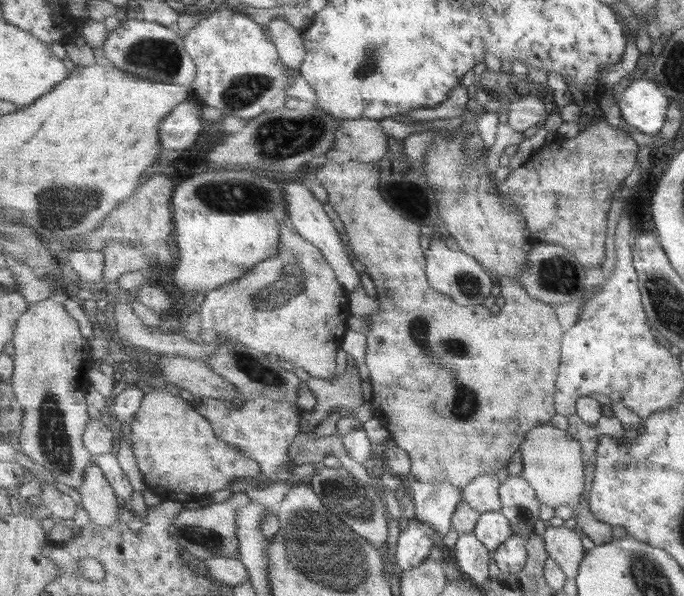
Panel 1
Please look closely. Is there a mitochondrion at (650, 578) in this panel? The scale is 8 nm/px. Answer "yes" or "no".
yes

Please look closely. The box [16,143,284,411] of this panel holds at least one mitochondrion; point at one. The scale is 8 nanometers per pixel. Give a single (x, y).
(57, 209)

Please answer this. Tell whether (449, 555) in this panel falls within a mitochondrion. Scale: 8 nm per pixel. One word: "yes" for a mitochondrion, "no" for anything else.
no

